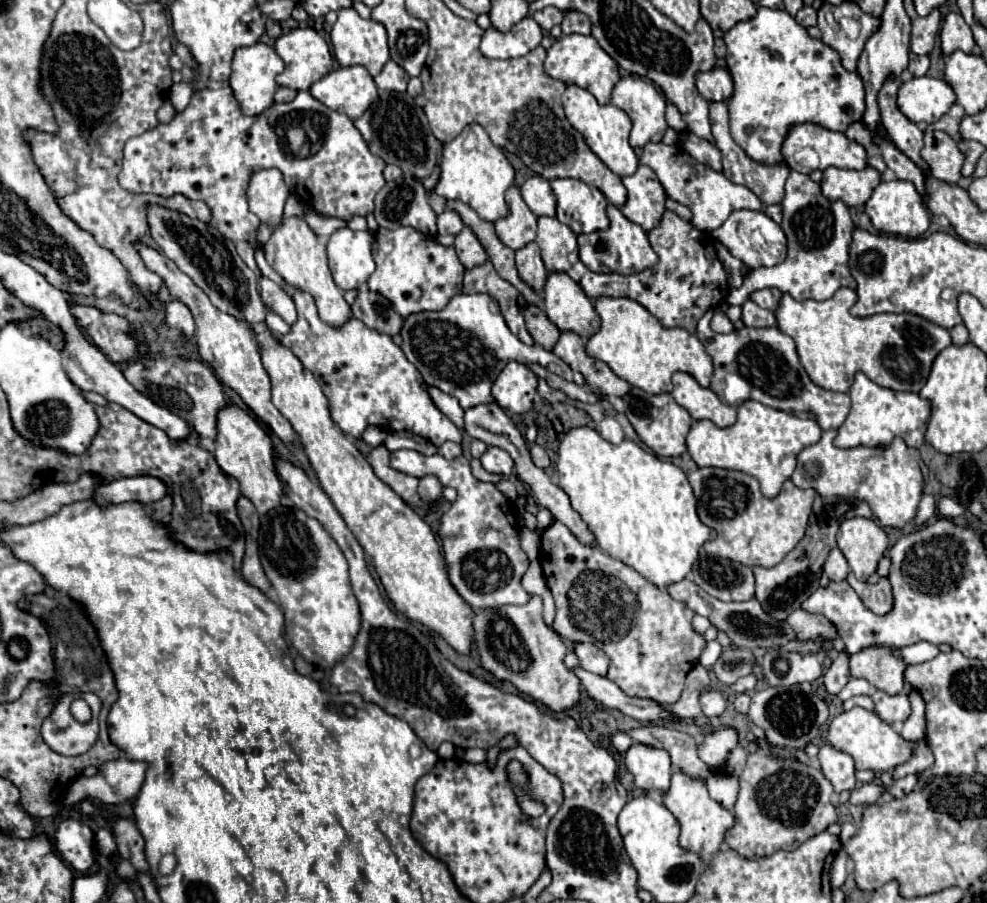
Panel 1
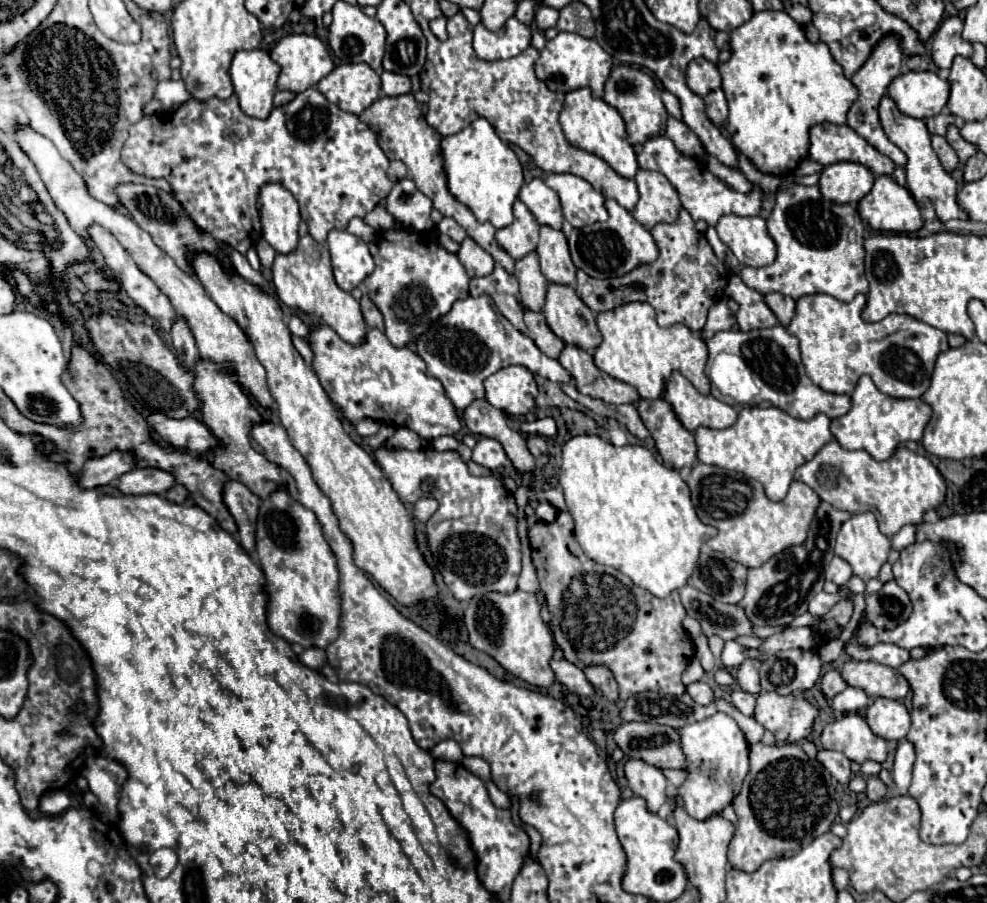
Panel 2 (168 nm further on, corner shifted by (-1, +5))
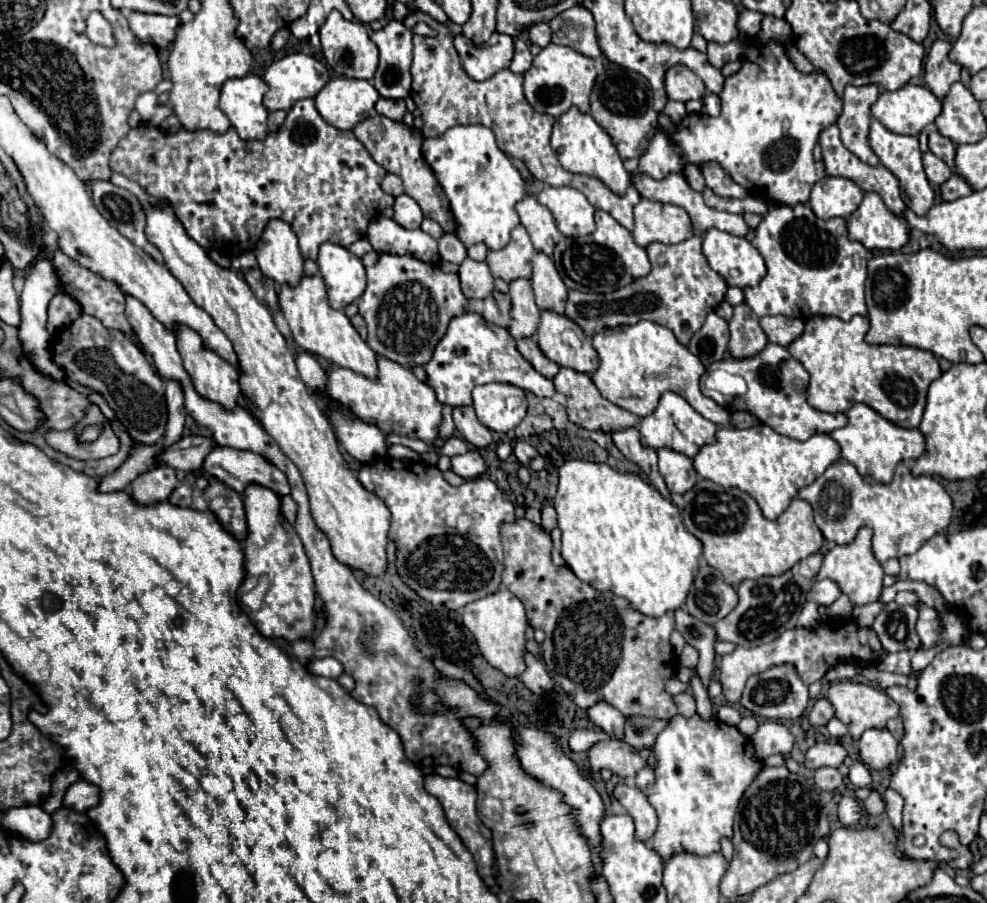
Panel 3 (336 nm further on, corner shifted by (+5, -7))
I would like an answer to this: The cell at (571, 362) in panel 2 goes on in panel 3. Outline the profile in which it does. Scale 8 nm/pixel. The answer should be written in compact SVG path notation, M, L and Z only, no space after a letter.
M561 368L559 374L553 378L555 382L555 390L567 396L567 414L569 420L587 428L587 430L601 430L601 432L615 432L615 430L623 430L629 426L635 426L639 422L639 418L631 412L627 412L625 408L619 408L615 404L611 404L607 398L603 398L599 394L599 390L595 388L593 380L589 374L571 370L571 368Z

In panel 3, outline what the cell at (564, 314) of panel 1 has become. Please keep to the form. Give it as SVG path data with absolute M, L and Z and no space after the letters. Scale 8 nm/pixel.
M541 312L537 342L543 354L559 366L587 374L593 374L599 368L599 356L595 348L583 330L573 320L567 320L565 314Z

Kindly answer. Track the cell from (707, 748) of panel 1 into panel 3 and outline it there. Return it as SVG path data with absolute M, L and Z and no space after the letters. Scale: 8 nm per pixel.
M675 716L671 718L669 726L657 736L653 748L659 766L655 768L655 786L647 792L647 798L659 816L659 826L651 840L651 846L661 854L663 860L681 850L699 856L721 850L719 840L723 836L733 836L733 816L737 812L739 800L763 766L755 756L751 740L747 736L741 736L735 726L721 724L717 718L701 720L699 716Z

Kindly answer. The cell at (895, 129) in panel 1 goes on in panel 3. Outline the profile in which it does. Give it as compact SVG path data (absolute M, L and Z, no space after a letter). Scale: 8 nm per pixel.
M873 118L871 122L871 130L869 130L869 142L873 152L879 156L881 164L891 170L895 174L895 178L899 180L899 186L905 194L907 206L917 214L923 216L923 212L927 212L927 208L931 208L935 204L935 190L931 188L923 164L921 164L921 150L919 150L919 140L917 136L903 136L903 134L895 134L891 130L887 130L877 118Z

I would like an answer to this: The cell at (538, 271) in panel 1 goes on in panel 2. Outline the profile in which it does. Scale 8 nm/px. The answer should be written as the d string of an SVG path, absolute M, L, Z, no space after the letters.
M535 252L515 262L515 276L519 280L519 292L521 292L523 306L527 310L541 312L545 304L545 294L547 294L547 280L545 276L541 276Z

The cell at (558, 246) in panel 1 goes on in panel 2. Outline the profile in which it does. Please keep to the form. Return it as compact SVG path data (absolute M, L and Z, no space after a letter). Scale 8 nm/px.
M541 226L537 254L541 260L541 272L547 278L547 282L575 286L577 268L571 262L567 238L561 230Z

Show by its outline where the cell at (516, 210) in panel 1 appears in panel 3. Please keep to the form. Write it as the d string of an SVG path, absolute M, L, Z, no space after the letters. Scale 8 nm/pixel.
M523 226L513 228L511 240L501 250L491 250L487 254L487 264L491 268L491 274L495 278L503 278L505 282L517 280L517 278L529 278L531 276L531 256L535 248L531 244L531 238L527 236L527 230Z

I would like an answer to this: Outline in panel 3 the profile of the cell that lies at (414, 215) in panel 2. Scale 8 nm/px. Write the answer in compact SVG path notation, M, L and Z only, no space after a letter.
M401 194L401 196L395 198L393 210L395 210L393 220L399 226L403 226L403 228L413 230L413 228L419 228L421 222L423 222L423 212L421 212L419 204L411 196L407 196L407 194Z

